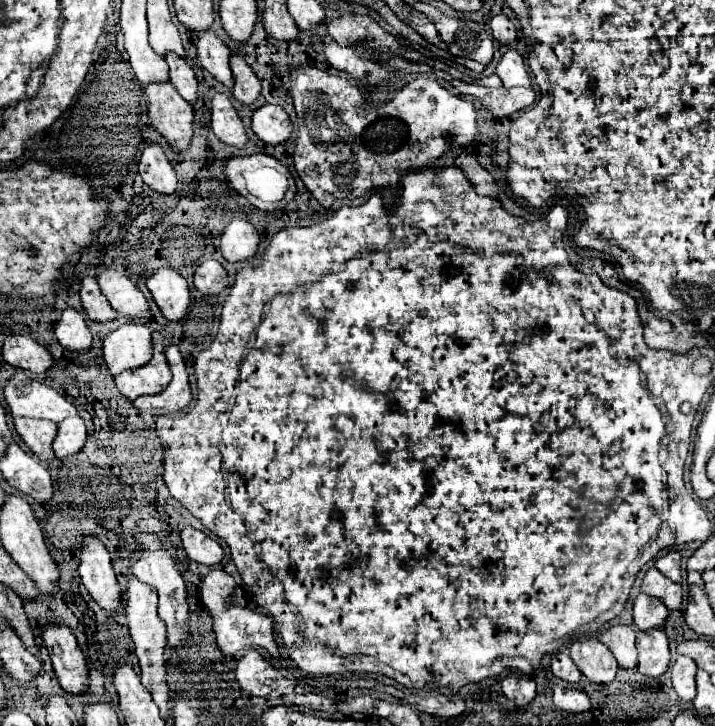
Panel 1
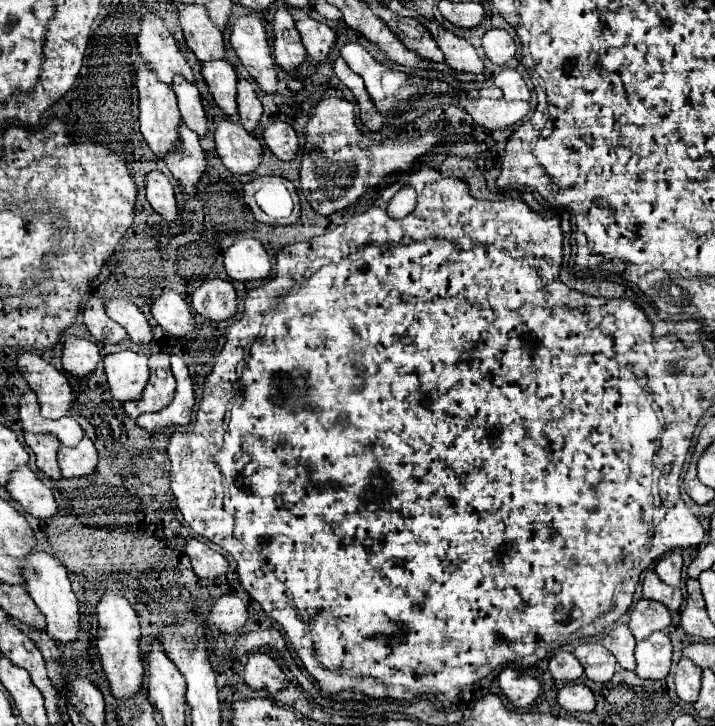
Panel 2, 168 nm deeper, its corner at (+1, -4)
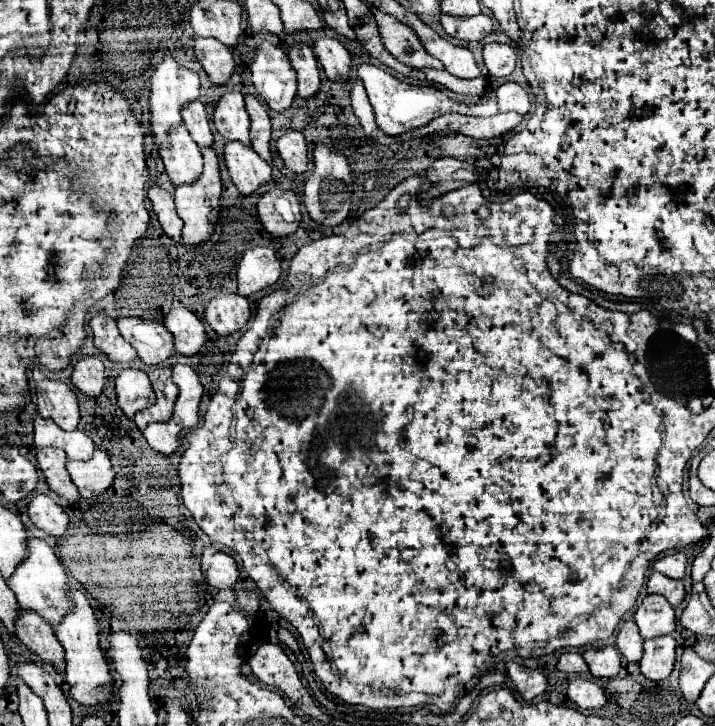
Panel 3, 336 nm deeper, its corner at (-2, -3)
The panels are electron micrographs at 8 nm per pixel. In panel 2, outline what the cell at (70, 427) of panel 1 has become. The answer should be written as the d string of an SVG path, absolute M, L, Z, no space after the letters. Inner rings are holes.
M84 438L76 448L62 446L58 452L58 462L64 478L82 478L94 472L98 464L98 452L90 438Z

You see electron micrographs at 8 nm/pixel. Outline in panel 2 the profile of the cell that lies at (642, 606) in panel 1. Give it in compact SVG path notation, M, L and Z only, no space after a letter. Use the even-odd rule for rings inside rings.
M642 598L630 614L630 630L636 640L648 638L656 630L666 630L670 626L670 612L662 602Z

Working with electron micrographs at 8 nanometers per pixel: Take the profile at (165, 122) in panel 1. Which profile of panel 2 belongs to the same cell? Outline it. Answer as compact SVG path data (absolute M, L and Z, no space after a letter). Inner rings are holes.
M184 124L180 126L180 138L184 144L182 150L168 154L164 162L170 168L172 176L180 182L182 194L194 196L198 192L198 182L206 172L206 156L198 142L198 136Z

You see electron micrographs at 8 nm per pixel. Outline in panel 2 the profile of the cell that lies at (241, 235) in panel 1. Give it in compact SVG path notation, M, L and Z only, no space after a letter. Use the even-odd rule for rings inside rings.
M244 238L230 246L224 254L224 266L226 274L238 282L266 280L272 274L270 256L254 238Z

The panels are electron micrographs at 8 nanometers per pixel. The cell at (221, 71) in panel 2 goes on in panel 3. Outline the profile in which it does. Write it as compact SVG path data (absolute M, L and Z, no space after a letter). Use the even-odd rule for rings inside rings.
M227 91L215 109L213 123L227 141L241 141L249 145L249 115L245 111L243 95L239 91Z

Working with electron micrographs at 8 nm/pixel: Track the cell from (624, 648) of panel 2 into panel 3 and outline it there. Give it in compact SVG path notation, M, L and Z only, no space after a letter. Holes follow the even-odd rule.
M633 619L625 621L625 625L621 627L621 631L617 633L617 643L615 645L617 645L619 653L627 661L633 661L633 663L641 661L641 655L643 655L643 649L641 649L643 639L641 639L639 629L637 629L637 625L635 625Z

